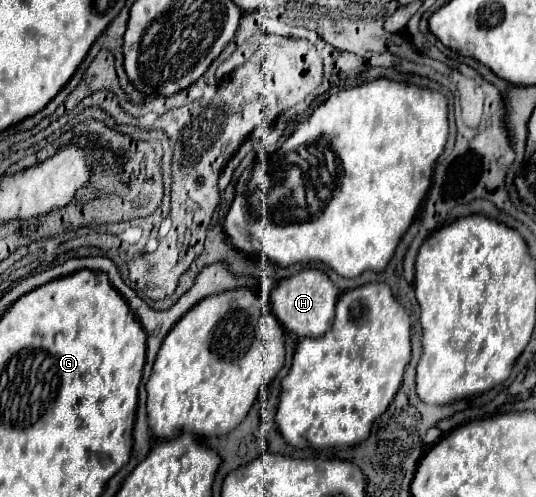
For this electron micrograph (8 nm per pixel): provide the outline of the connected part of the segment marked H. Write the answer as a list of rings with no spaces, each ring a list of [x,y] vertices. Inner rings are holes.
[[[306,268],[278,284],[278,288],[272,292],[272,312],[288,332],[300,338],[304,336],[316,338],[328,332],[328,328],[332,328],[336,300],[338,288],[330,282],[330,278],[318,268]]]

